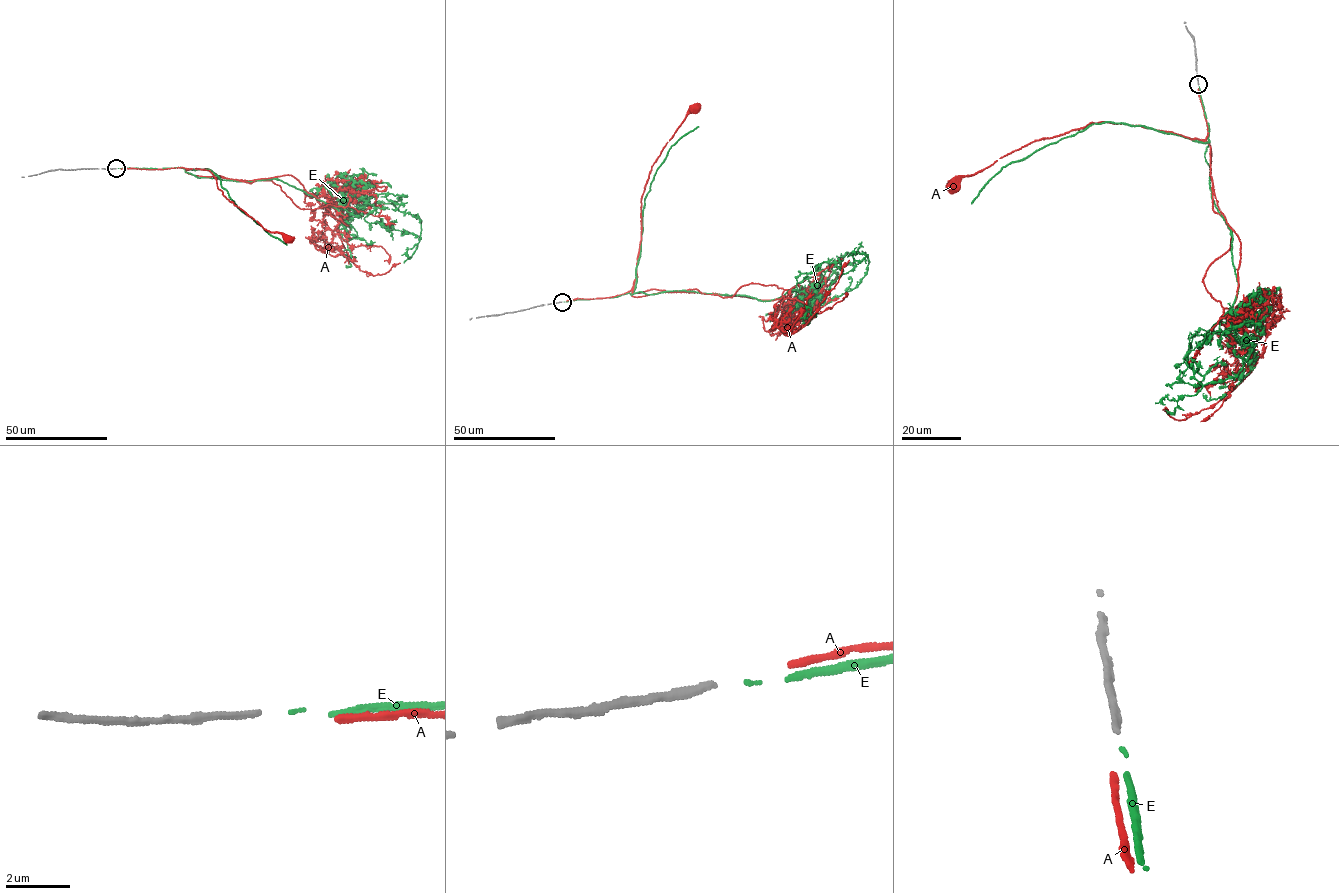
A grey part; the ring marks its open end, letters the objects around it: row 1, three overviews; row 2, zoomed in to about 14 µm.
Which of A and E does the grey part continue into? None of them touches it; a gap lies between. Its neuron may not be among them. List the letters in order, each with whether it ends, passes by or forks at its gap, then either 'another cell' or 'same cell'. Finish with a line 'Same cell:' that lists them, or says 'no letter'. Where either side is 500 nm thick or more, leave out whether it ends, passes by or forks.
A: it ends | another cell
E: it ends | same cell
Same cell: E

